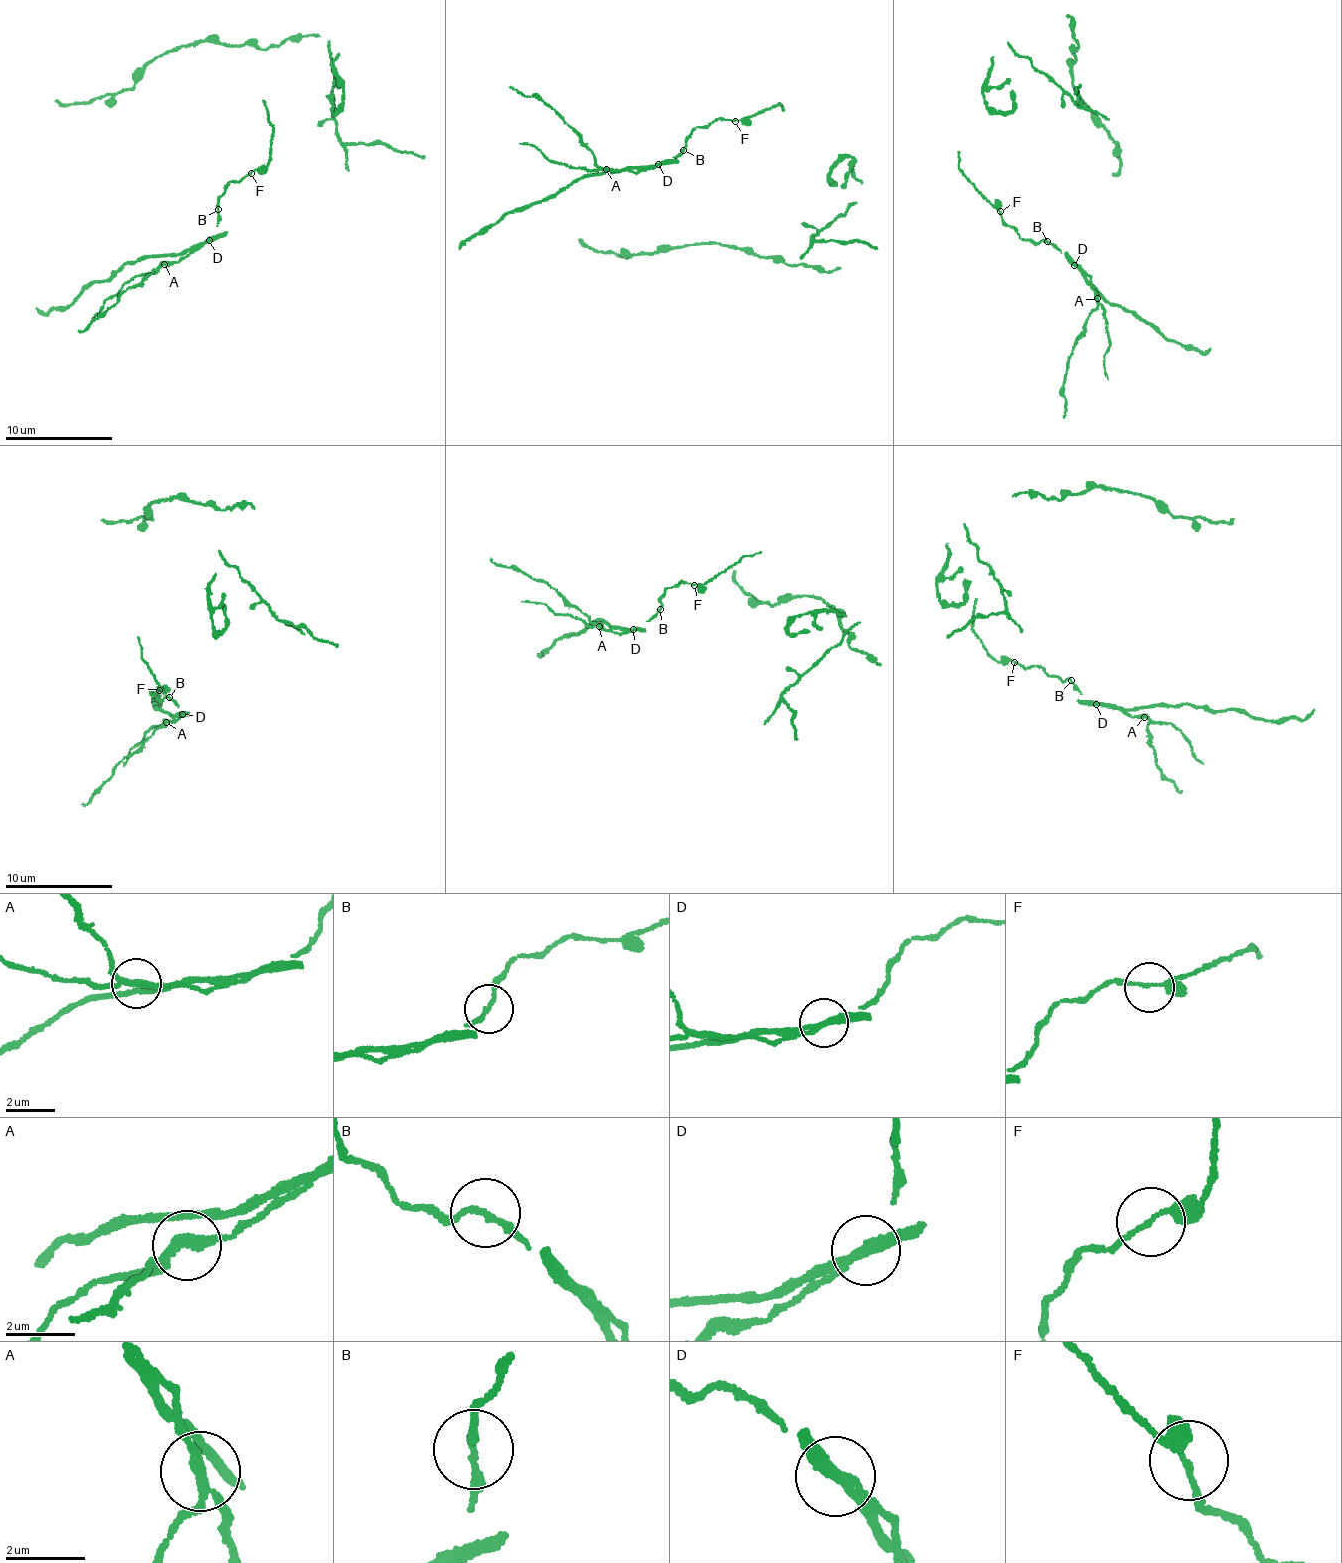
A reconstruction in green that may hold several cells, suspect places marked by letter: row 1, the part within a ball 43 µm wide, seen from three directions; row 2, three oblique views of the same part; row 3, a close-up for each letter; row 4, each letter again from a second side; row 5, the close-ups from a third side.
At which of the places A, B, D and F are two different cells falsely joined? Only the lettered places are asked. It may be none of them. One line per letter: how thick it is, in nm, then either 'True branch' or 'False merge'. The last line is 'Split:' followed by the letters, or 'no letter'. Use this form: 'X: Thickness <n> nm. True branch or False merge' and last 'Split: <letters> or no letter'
A: Thickness 200 nm. False merge
B: Thickness 170 nm. True branch
D: Thickness 280 nm. False merge
F: Thickness 170 nm. True branch
Split: A, D

